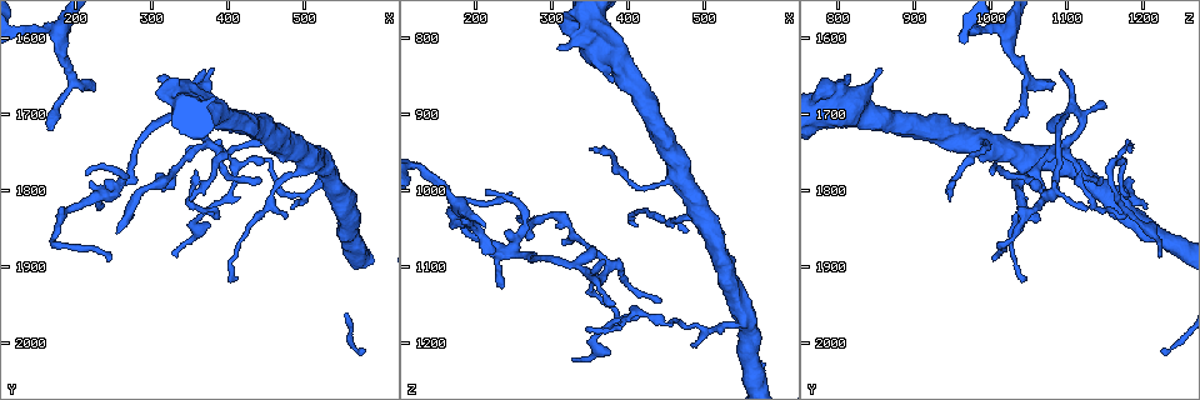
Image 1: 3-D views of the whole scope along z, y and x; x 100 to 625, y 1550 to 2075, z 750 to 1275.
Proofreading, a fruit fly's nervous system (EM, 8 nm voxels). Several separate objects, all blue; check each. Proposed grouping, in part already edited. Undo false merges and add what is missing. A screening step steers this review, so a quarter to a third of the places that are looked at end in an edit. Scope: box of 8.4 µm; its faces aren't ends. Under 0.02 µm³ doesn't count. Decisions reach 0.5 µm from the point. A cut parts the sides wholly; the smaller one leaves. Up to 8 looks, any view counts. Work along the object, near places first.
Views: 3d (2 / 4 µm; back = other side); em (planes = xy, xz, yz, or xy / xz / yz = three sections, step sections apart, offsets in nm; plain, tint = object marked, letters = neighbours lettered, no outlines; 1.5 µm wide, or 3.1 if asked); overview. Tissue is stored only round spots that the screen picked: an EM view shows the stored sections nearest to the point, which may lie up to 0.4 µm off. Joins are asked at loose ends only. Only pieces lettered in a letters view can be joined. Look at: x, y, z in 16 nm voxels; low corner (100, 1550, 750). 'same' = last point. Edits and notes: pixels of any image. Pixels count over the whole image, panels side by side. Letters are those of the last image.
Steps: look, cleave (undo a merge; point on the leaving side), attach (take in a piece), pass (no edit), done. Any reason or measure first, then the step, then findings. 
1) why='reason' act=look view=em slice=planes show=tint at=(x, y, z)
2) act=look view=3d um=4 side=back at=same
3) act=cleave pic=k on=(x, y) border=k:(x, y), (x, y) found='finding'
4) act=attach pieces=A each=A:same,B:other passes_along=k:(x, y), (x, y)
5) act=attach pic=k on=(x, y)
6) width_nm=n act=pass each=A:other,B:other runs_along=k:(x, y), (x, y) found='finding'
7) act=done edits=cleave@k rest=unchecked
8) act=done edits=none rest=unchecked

why='tapers out' act=look view=3d um=4 at=(485, 1825, 1205)

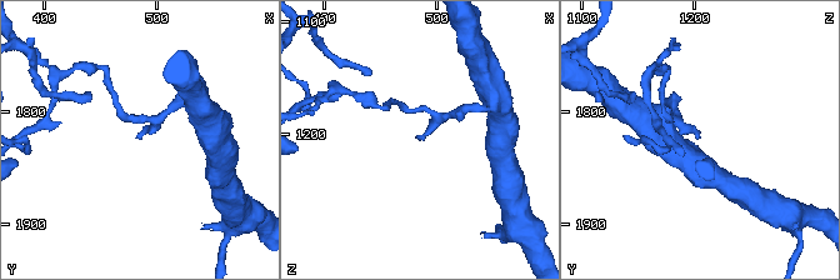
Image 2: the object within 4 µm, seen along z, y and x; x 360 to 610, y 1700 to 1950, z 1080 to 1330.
why='need the tissue' act=look view=em slice=xy step=4 show=tint at=(482, 1820, 1204)

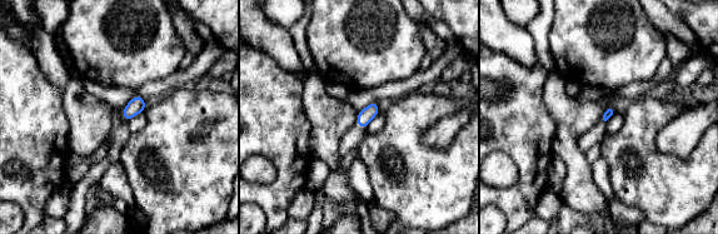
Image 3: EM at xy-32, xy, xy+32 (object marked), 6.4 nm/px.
act=look view=em slice=planes show=letters at=same

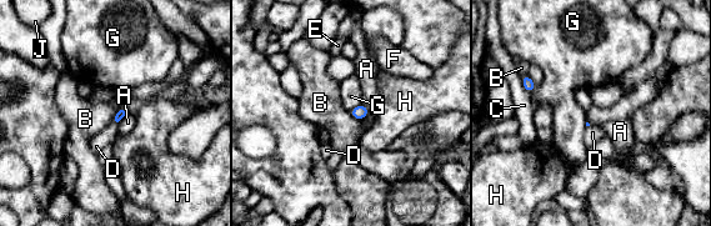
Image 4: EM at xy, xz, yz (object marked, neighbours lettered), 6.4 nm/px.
act=attach pieces=D each=A:other,B:other,C:other,D:same,E:other,F:other,G:other,H:other,J:other passes_along=4:(121, 112), (114, 124), (108, 135) found='the neuron continues'

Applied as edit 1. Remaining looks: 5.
why='see it whole again' act=look view=overview

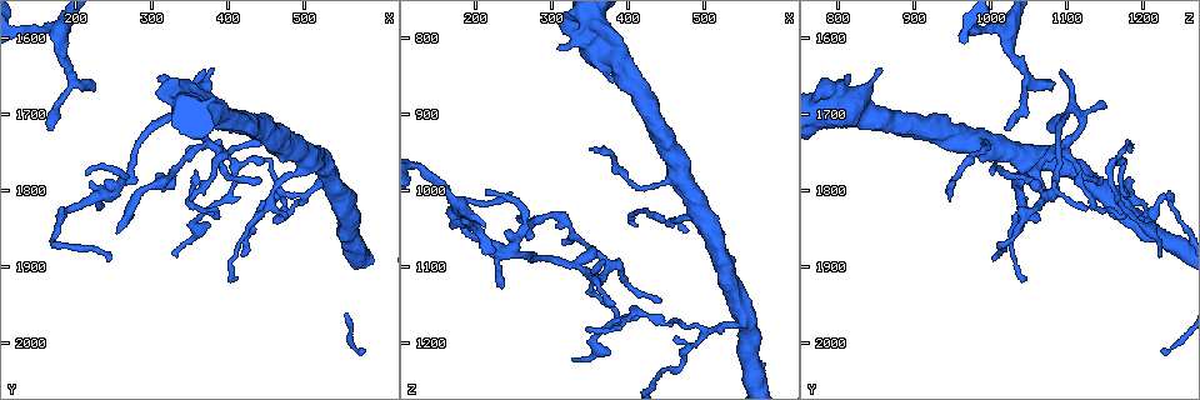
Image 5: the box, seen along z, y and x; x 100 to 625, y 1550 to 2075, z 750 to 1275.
why='sudden change in width' act=look view=3d um=2 at=(240, 1805, 1080)

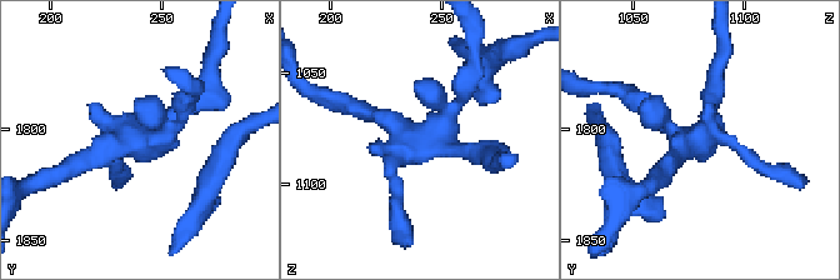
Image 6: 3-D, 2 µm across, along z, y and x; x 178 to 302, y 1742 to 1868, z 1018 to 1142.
act=look view=em slice=planes show=plain at=(240, 1807, 1079)

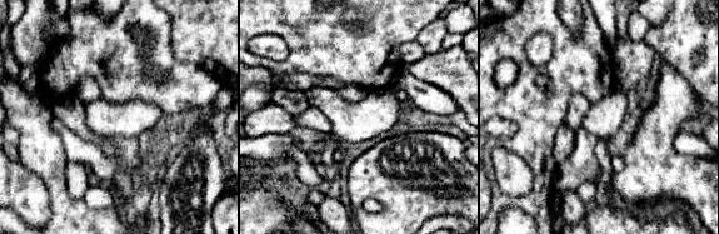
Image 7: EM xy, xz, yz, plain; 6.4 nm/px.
act=look view=em slice=planes show=letters at=same

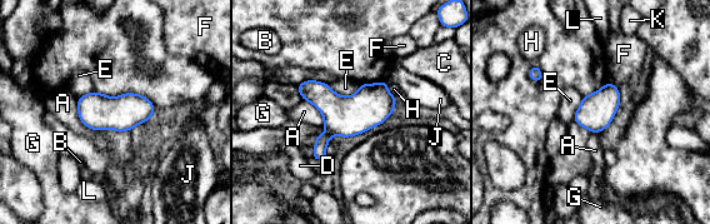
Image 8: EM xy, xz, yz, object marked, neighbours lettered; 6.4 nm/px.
longest_contact=A:280nm act=pass each=A:other,B:other,C:other,D:other,E:other,F:other,G:other,H:other,J:other,K:other,L:other border=8:(328, 84), (341, 95), (360, 86) found='continuous, no second neuron'

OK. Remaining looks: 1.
act=done edits=attach@4 rest=unchecked

